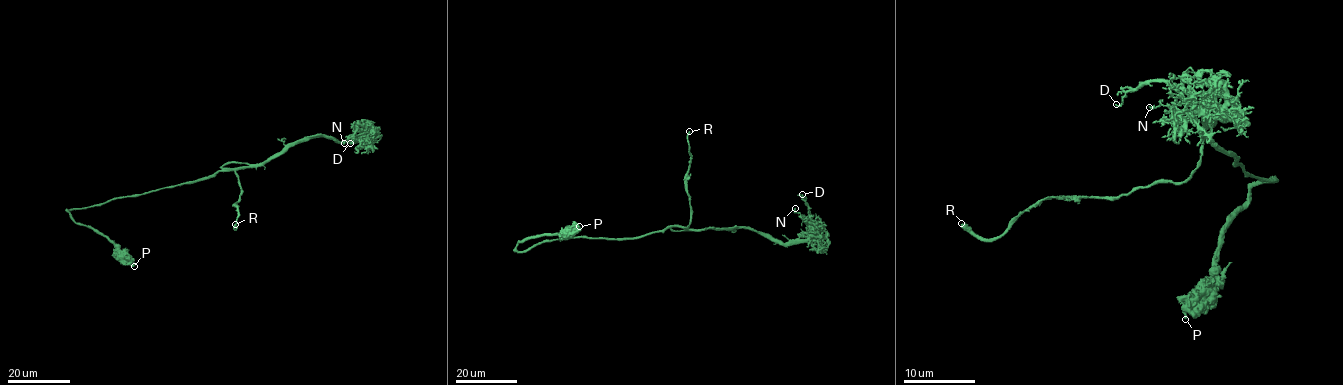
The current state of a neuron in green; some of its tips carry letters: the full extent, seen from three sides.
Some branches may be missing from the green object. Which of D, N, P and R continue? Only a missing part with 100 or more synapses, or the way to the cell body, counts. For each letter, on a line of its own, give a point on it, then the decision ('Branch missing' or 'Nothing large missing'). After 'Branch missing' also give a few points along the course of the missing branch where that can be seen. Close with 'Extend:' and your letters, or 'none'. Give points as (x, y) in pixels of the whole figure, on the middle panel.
D: Place: (802, 194). Nothing large missing
N: Place: (795, 208). Nothing large missing
P: Place: (579, 226). Nothing large missing
R: Place: (689, 131). Branch missing. Course of what is missing: (689, 131), (700, 121), (705, 128)
Extend: R

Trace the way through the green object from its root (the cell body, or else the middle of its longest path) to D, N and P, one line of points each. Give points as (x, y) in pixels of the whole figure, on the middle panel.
D: (646, 234), (669, 227), (738, 226), (783, 243), (794, 243), (811, 232), (809, 206), (802, 194)
N: (646, 234), (669, 227), (705, 230), (738, 226), (757, 230), (783, 243), (802, 243), (811, 229), (795, 208)
P: (646, 234), (637, 238), (561, 238), (521, 252), (516, 249), (519, 242), (546, 234), (569, 236), (579, 226)

